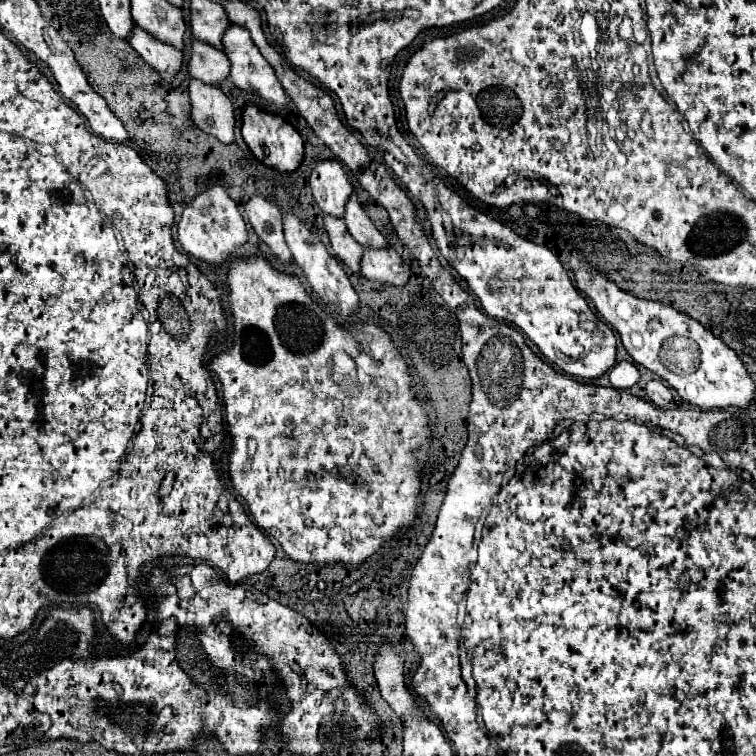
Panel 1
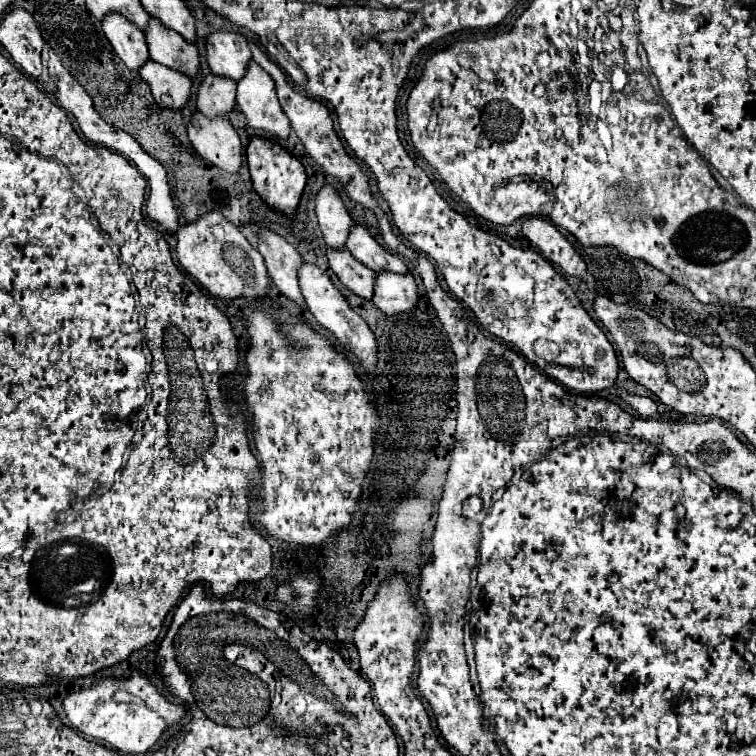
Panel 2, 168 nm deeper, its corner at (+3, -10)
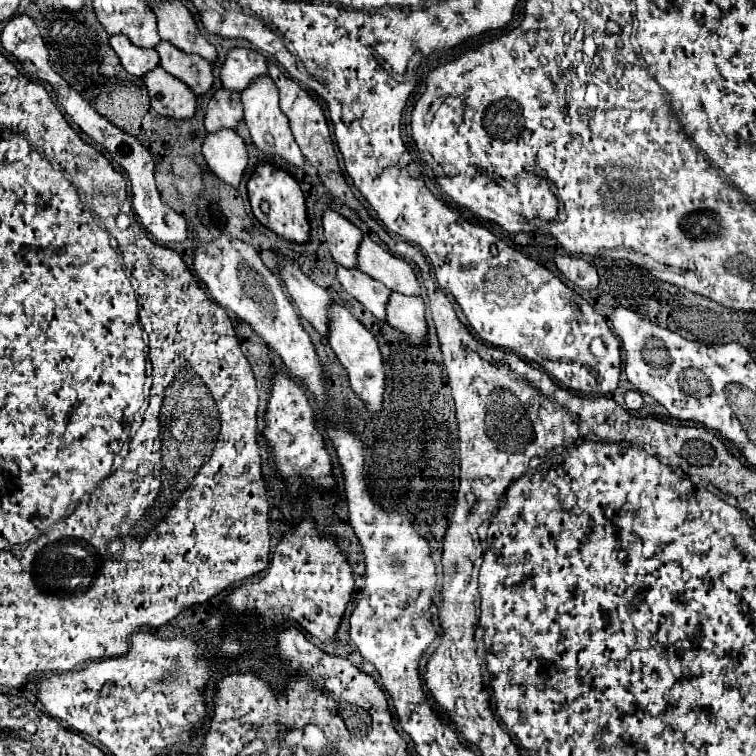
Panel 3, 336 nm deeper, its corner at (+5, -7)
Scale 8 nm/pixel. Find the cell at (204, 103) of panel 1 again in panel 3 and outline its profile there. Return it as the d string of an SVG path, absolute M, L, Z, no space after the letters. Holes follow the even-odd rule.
M235 131L207 133L203 139L203 157L219 179L231 187L239 185L247 167L247 149Z

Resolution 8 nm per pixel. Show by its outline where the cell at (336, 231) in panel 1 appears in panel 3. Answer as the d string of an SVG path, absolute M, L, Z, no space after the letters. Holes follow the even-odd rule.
M337 267L337 279L343 285L343 289L351 293L367 311L371 311L377 319L385 319L385 305L391 291L383 283L369 279L369 275L361 273L357 267Z

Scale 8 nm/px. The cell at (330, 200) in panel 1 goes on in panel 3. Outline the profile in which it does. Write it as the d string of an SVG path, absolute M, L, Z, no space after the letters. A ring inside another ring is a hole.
M333 209L323 211L323 231L325 243L333 259L343 267L355 267L357 247L361 243L363 233L349 219L335 213Z

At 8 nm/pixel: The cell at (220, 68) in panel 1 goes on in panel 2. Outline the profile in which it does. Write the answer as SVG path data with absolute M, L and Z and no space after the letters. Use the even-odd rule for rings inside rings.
M209 74L203 78L197 92L197 110L207 118L227 116L235 106L237 82Z

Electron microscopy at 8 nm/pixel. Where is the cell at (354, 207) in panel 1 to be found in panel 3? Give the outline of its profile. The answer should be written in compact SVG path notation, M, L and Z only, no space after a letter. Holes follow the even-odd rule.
M363 235L361 249L357 249L357 267L369 277L381 281L391 291L403 295L419 295L419 281L405 259L399 259L377 245L369 235Z

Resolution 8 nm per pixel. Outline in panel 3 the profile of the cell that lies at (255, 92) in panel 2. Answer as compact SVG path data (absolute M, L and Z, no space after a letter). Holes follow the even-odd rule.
M265 77L265 79L257 79L257 83L251 83L243 93L241 93L241 103L243 103L243 113L245 113L245 123L249 127L251 139L257 145L257 149L261 149L265 155L271 157L281 157L285 161L289 161L295 167L303 167L303 155L299 151L299 145L295 143L295 137L289 129L289 121L283 115L283 111L279 109L279 93L277 93L277 85L273 83L273 79Z

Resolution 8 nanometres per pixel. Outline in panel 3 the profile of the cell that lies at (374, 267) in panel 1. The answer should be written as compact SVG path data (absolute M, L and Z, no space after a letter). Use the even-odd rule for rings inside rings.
M391 293L387 303L387 323L405 333L407 341L411 343L421 345L427 341L425 309L423 309L423 299L419 295Z

